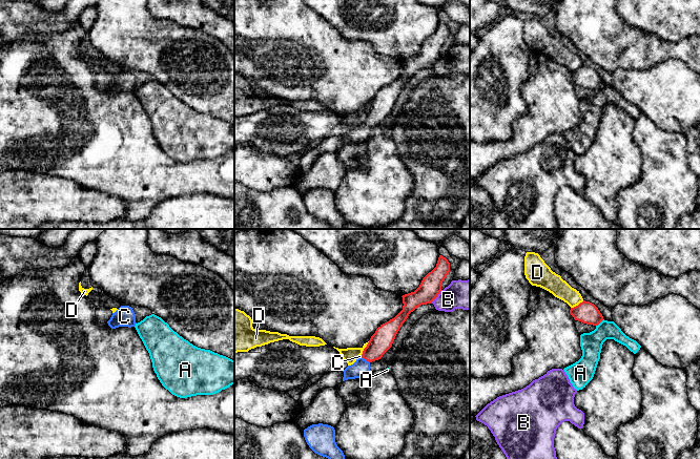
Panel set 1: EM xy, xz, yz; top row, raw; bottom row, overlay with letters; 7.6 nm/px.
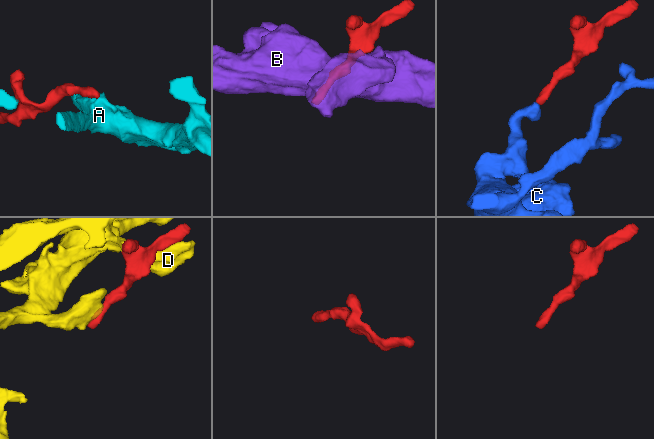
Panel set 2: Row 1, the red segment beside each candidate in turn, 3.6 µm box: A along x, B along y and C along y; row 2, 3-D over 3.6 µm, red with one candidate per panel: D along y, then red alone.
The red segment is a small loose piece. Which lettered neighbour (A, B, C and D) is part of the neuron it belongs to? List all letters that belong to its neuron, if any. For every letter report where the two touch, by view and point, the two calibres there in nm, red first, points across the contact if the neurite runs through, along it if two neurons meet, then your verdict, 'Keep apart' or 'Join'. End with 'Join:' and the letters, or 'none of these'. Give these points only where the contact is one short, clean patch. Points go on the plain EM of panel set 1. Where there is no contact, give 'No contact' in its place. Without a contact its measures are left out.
A: Touches red at yz (599, 87). Thickness 160 nm (red) against 170 nm. Boundary: yz (603, 84), (596, 90). Keep apart
B: Touches red at xz (436, 61). Thickness 160 nm (red) against 220 nm. Boundary: xz (441, 55), (431, 67). Keep apart
C: Touches red at xz (365, 123). Thickness 170 nm (red) against 140 nm. Path across: xz (381, 106), (365, 123), (361, 133). Join
D: Touches red at xz (364, 113). Thickness 170 nm (red) against 120 nm. Keep apart
Join: C

